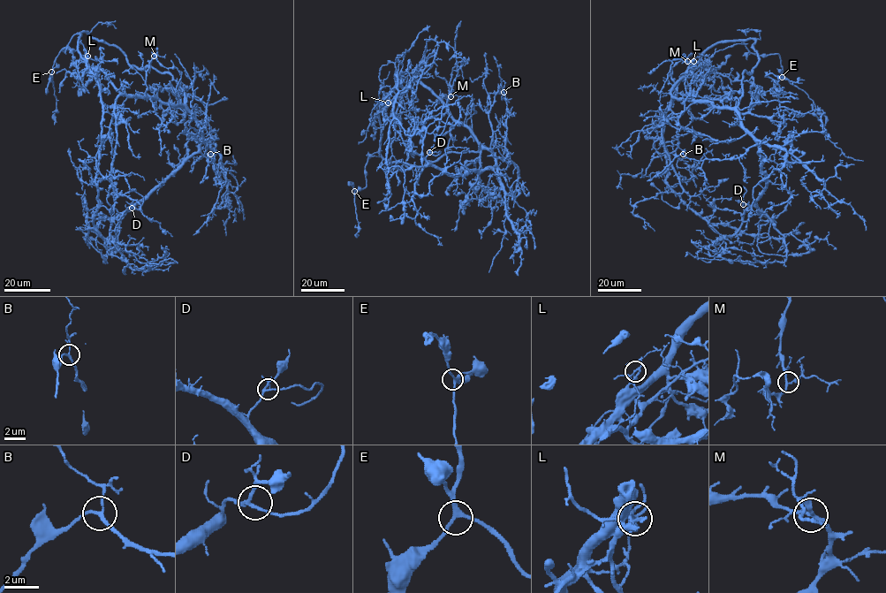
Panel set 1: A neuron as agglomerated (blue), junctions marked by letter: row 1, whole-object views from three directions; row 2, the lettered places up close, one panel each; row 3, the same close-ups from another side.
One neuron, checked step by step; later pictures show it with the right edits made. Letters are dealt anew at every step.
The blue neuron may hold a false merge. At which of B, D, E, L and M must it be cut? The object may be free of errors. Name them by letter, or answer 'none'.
none

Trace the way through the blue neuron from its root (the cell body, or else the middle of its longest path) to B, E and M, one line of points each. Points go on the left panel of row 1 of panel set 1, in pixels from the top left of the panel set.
B: (137, 201), (142, 201), (193, 155), (203, 141), (215, 145), (214, 162), (210, 154)
E: (137, 201), (199, 149), (184, 90), (86, 32), (51, 72)
M: (137, 201), (193, 155), (202, 138), (195, 118), (184, 107), (169, 105), (145, 95), (146, 71), (154, 56)

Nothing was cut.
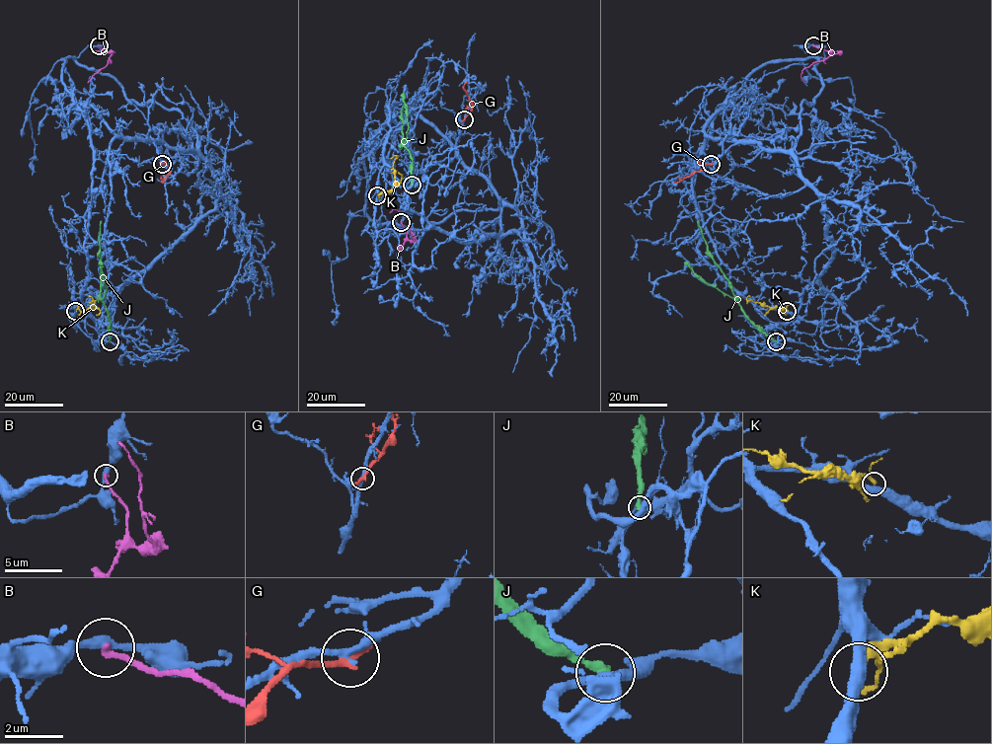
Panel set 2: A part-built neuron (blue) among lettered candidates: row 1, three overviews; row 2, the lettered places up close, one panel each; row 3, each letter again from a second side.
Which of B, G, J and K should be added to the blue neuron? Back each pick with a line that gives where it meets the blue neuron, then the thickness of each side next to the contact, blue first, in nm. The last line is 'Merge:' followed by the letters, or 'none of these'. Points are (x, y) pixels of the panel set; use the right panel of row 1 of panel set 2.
Merge: none of these

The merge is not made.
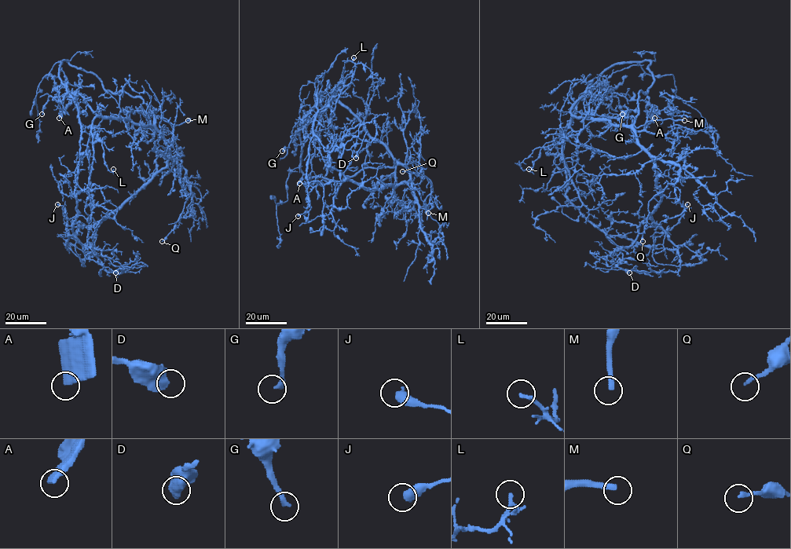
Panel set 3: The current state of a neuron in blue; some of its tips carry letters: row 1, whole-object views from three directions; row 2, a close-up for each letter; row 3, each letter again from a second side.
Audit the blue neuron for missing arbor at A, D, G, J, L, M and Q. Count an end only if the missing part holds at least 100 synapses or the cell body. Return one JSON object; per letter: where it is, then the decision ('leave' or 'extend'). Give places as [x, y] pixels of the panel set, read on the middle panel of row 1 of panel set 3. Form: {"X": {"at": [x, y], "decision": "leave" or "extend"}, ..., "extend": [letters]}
{"A": {"at": [299, 183], "decision": "leave"}, "D": {"at": [356, 158], "decision": "leave"}, "G": {"at": [282, 151], "decision": "leave"}, "J": {"at": [298, 216], "decision": "leave"}, "L": {"at": [353, 57], "decision": "leave"}, "M": {"at": [428, 213], "decision": "extend"}, "Q": {"at": [402, 171], "decision": "leave"}, "extend": ["M"]}

